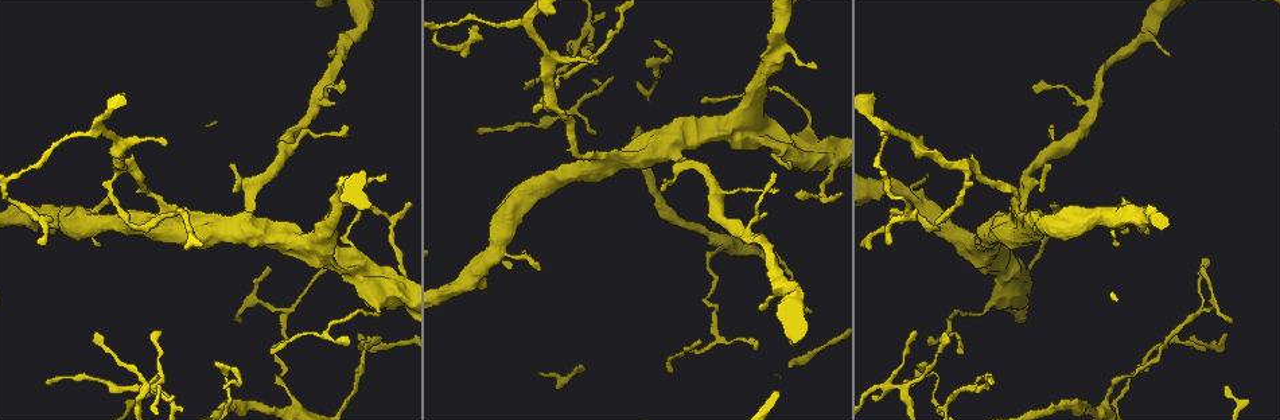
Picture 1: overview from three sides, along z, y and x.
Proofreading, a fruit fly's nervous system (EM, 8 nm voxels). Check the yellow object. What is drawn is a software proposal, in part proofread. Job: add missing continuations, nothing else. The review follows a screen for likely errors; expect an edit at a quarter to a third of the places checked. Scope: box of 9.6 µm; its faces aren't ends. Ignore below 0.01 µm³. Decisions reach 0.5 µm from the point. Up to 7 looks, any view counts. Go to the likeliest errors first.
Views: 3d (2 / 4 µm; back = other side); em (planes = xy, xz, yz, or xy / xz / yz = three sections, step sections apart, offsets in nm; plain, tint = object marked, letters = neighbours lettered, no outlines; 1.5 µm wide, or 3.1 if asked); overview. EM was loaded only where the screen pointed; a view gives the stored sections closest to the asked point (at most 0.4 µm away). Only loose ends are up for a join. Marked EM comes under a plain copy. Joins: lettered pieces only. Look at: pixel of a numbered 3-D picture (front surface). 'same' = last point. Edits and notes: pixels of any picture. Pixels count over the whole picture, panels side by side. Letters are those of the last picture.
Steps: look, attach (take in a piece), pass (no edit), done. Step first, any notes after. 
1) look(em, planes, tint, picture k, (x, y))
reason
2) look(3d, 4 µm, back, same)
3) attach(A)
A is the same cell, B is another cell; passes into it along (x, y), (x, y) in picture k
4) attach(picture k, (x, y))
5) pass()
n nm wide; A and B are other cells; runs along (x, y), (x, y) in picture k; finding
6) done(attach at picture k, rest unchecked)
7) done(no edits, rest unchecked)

look(3d, 2 µm, picture 1, (891, 243))
free end

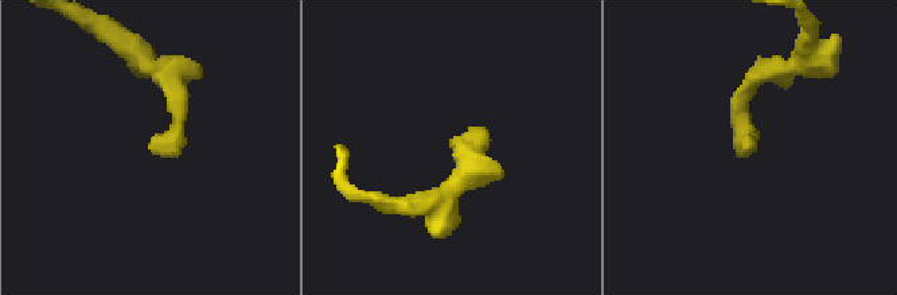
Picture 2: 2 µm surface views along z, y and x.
look(em, xy, step 8, letters, picture 2, (153, 151))

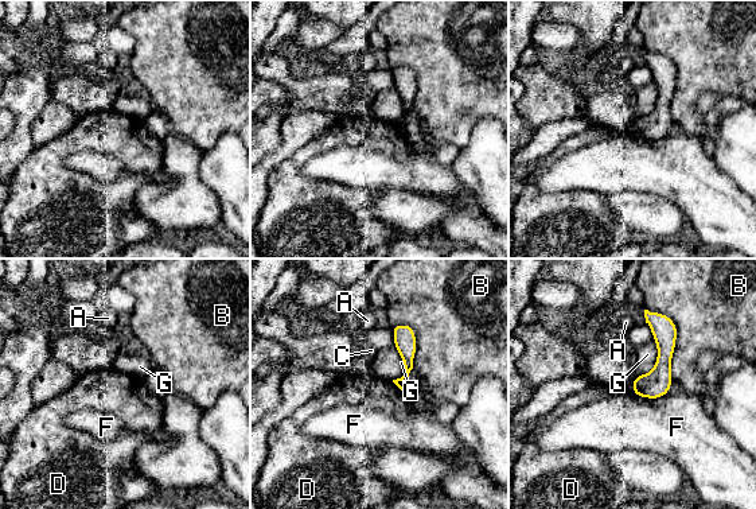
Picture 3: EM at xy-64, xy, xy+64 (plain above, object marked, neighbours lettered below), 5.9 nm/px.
look(em, planes, letters, same)
cut it another way

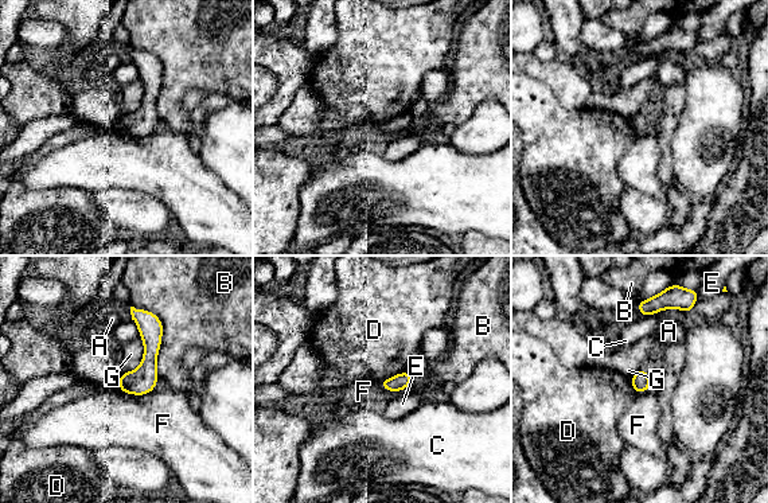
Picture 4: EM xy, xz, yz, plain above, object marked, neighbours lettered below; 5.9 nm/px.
pass()
A, B, C, D, E, F and G are other cells; runs along (147, 314), (149, 361), (135, 392) in picture 4; no lettered piece goes on from it

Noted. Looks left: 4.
look(3d, 4 µm, picture 1, (598, 64))
branch stops here

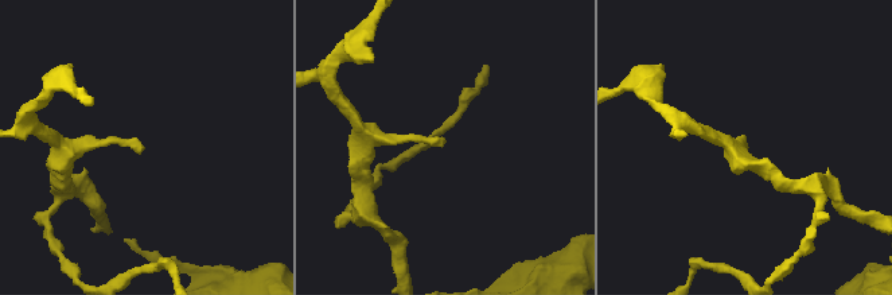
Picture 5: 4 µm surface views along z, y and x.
look(em, planes, letters, picture 5, (441, 142))

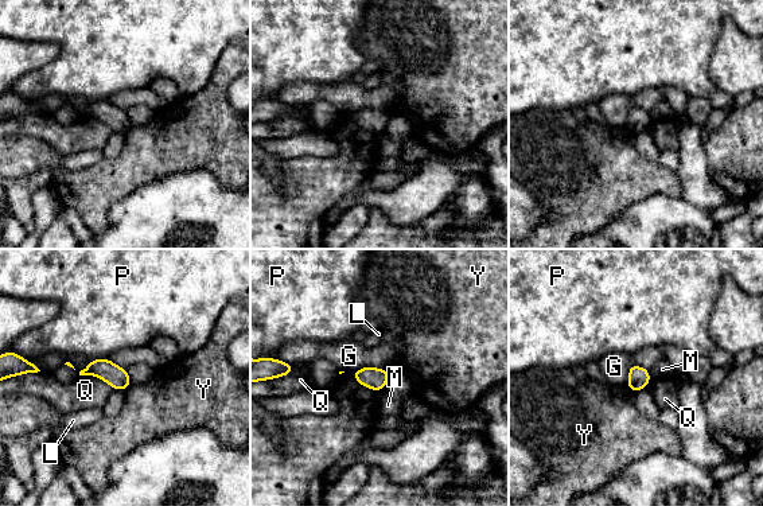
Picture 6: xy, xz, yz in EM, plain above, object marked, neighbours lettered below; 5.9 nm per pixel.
pass()
130 nm wide; G, L, M, P, Q and Y are other cells; border along (388, 369), (362, 366), (351, 372) in picture 6; none of them fits

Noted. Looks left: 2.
look(em, planes, letters, picture 1, (346, 346))
thin end

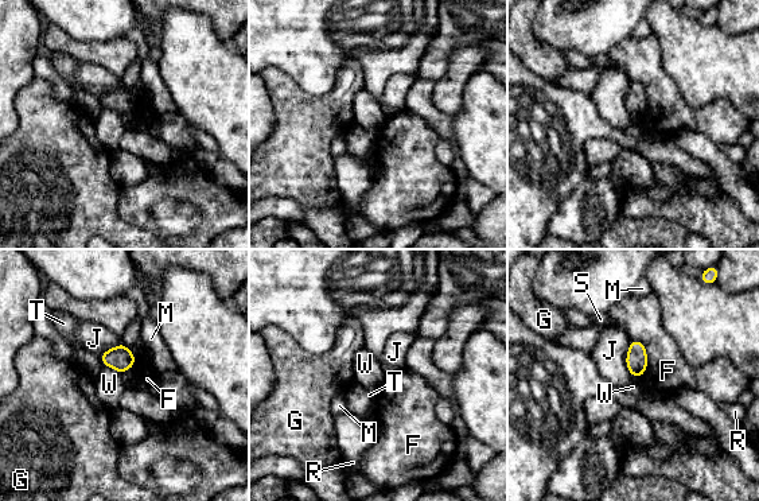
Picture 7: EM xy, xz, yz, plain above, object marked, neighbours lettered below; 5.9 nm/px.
pass()
F touches over 260 nm; F, G, J, M, R, S, T and W are other cells; none of them fits

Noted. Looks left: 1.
done(no edits, rest unchecked)

